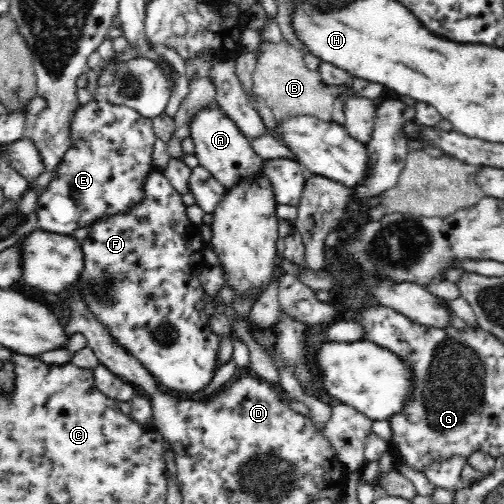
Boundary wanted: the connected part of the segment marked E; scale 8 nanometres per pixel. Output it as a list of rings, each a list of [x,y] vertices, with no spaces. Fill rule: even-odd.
[[[86,98],[85,105],[76,112],[71,122],[71,134],[75,143],[66,151],[56,168],[55,177],[40,195],[37,208],[39,230],[62,236],[73,235],[77,229],[90,227],[101,215],[124,211],[130,203],[140,198],[141,179],[148,172],[158,170],[152,159],[157,137],[152,128],[152,119],[144,118],[133,108]]]

